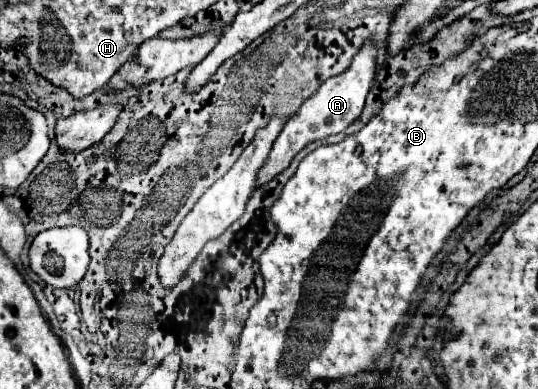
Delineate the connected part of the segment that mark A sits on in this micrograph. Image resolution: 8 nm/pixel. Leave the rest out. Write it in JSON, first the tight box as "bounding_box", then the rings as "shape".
{"bounding_box":[259,38,377,186],"shape":[[[367,38],[367,40],[363,40],[363,46],[359,48],[359,52],[353,56],[351,66],[343,74],[327,78],[315,90],[315,94],[301,104],[301,108],[285,124],[283,132],[279,134],[279,138],[273,142],[273,150],[269,154],[267,166],[263,166],[263,170],[259,172],[259,186],[269,182],[279,172],[283,172],[289,166],[289,162],[293,160],[293,156],[303,146],[307,146],[313,140],[327,138],[329,134],[343,132],[361,114],[365,98],[367,98],[367,92],[369,92],[369,88],[373,84],[373,78],[375,78],[375,60],[377,60],[377,44]]]}

